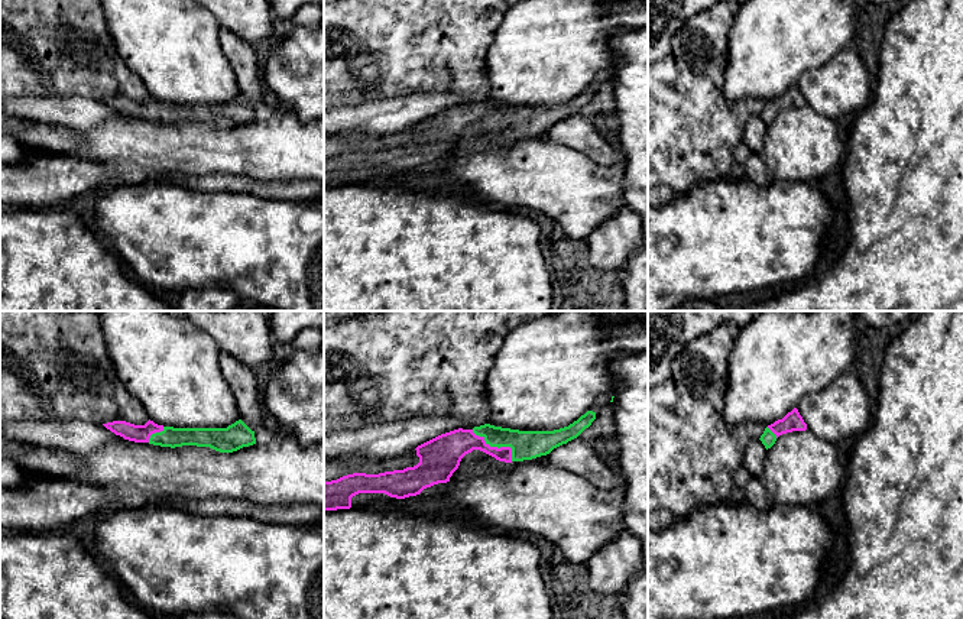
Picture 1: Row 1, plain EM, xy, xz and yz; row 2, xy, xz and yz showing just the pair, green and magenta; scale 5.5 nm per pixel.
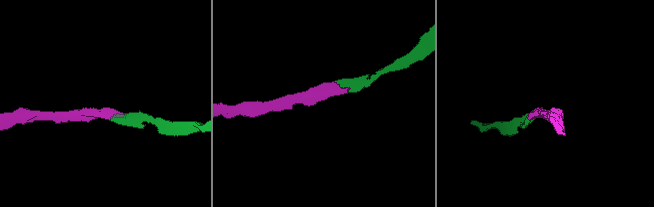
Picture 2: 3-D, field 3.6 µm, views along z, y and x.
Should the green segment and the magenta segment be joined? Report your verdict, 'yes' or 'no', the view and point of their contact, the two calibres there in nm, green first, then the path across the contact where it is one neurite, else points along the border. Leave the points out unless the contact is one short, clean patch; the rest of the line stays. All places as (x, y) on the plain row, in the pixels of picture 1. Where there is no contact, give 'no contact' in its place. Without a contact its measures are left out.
yes; contact xz (498, 123); calibres 160 and 170 nm; way xz (525, 120), (498, 123), (488, 119), (453, 122)

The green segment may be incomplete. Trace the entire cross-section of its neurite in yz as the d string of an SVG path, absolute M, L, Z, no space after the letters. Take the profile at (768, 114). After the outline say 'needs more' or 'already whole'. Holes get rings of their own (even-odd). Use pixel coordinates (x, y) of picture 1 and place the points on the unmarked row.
M794 84L782 95L778 95L774 100L768 101L759 116L768 126L775 120L779 111L792 107L805 107L805 106L807 106L807 100L804 98L798 85Z; needs more

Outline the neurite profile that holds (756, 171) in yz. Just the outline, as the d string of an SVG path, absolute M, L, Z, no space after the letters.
M753 153L745 162L746 178L756 185L766 187L774 181L774 176L765 165L762 155Z

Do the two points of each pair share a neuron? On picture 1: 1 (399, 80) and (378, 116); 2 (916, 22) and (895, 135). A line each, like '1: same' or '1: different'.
1: different
2: same

